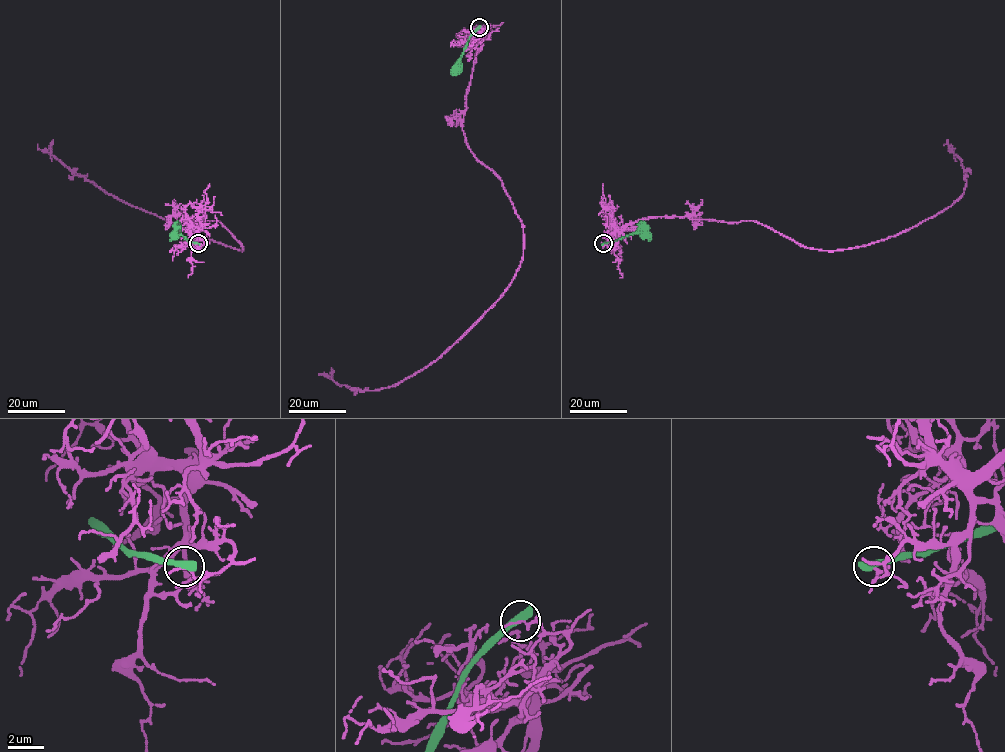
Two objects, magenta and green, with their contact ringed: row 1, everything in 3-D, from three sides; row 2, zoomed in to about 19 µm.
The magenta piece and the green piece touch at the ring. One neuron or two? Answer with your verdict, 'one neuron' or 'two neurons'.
two neurons

